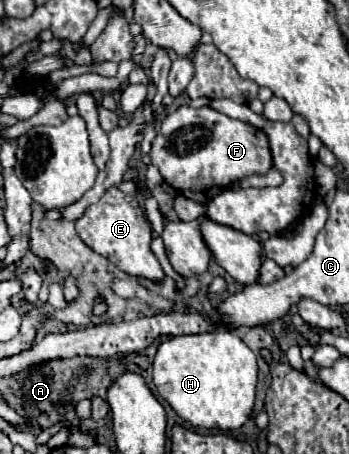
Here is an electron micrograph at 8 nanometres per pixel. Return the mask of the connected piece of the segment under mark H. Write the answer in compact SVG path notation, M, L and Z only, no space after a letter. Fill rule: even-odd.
M217 329L163 341L153 363L153 383L173 411L193 427L233 431L253 413L257 371L255 353L233 331Z

